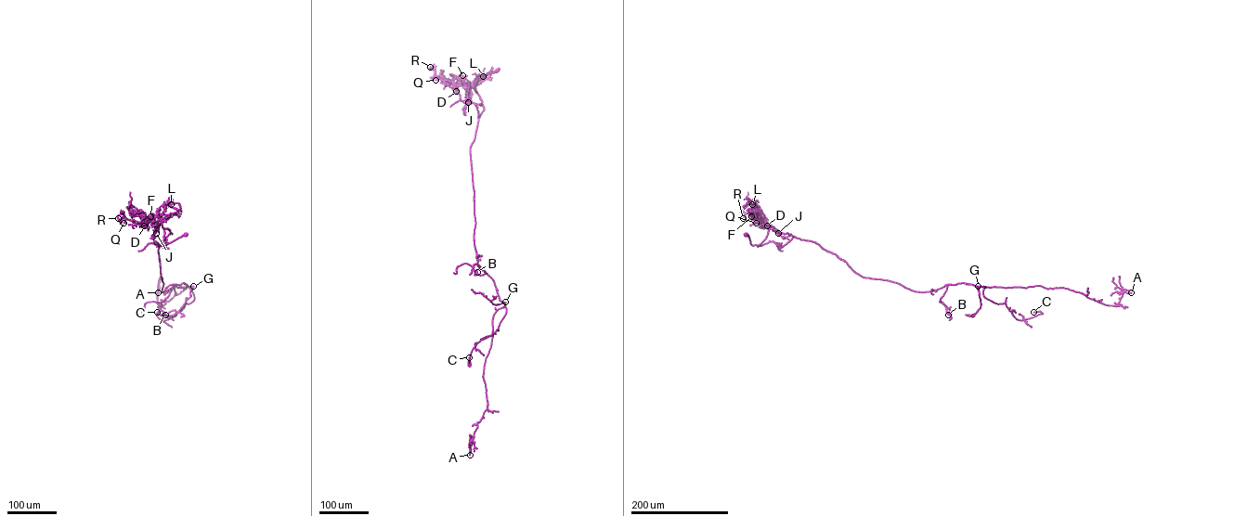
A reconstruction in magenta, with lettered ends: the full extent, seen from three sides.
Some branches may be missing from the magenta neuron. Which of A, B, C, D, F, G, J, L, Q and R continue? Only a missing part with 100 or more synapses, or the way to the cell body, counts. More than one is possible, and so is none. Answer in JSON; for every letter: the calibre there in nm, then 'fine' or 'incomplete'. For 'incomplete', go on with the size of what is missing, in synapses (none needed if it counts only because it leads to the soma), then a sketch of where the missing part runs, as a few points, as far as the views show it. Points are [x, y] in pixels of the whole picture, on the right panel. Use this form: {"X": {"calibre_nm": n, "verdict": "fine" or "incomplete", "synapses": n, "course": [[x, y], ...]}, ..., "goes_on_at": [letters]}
{"A": {"calibre_nm": 650, "verdict": "fine"}, "B": {"calibre_nm": 150, "verdict": "fine"}, "C": {"calibre_nm": 600, "verdict": "fine"}, "D": {"calibre_nm": 300, "verdict": "incomplete", "synapses": 150, "course": [[767, 225], [782, 237], [785, 232], [789, 234]]}, "F": {"calibre_nm": 300, "verdict": "fine"}, "G": {"calibre_nm": 550, "verdict": "fine"}, "J": {"calibre_nm": 110, "verdict": "fine"}, "L": {"calibre_nm": 130, "verdict": "fine"}, "Q": {"calibre_nm": 240, "verdict": "fine"}, "R": {"calibre_nm": 140, "verdict": "fine"}, "goes_on_at": ["D"]}

